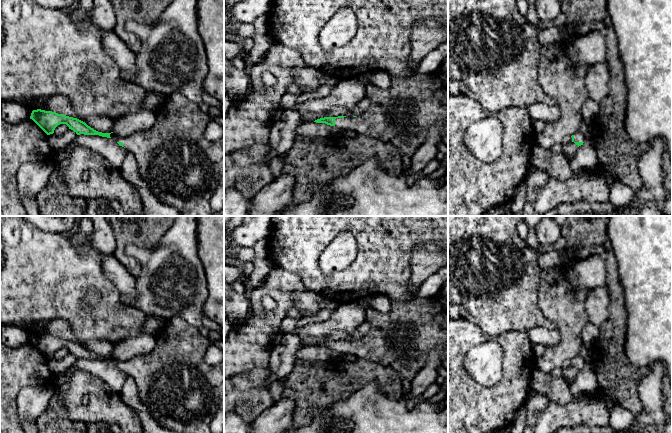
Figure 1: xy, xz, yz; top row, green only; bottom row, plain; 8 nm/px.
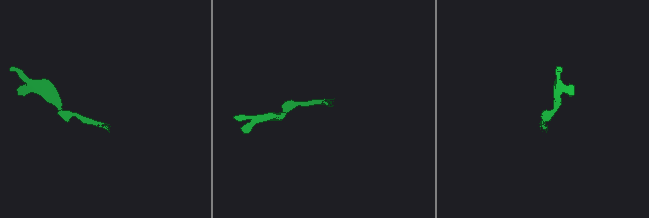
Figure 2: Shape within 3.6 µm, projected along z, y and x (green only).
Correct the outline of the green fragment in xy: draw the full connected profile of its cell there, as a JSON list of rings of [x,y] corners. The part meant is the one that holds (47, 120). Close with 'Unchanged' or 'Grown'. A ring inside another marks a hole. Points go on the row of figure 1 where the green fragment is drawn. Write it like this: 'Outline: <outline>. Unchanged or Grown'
Outline: [[[180,93],[167,95],[155,116],[156,122],[149,130],[129,137],[98,132],[77,118],[41,109],[33,110],[30,119],[47,135],[53,134],[58,125],[66,124],[77,135],[112,138],[135,156],[142,180],[161,203],[176,208],[183,216],[224,216],[224,208],[221,212],[214,212],[209,203],[212,193],[224,178],[224,137],[217,141],[207,140],[204,132],[208,114],[201,111],[199,104]]]. Grown

